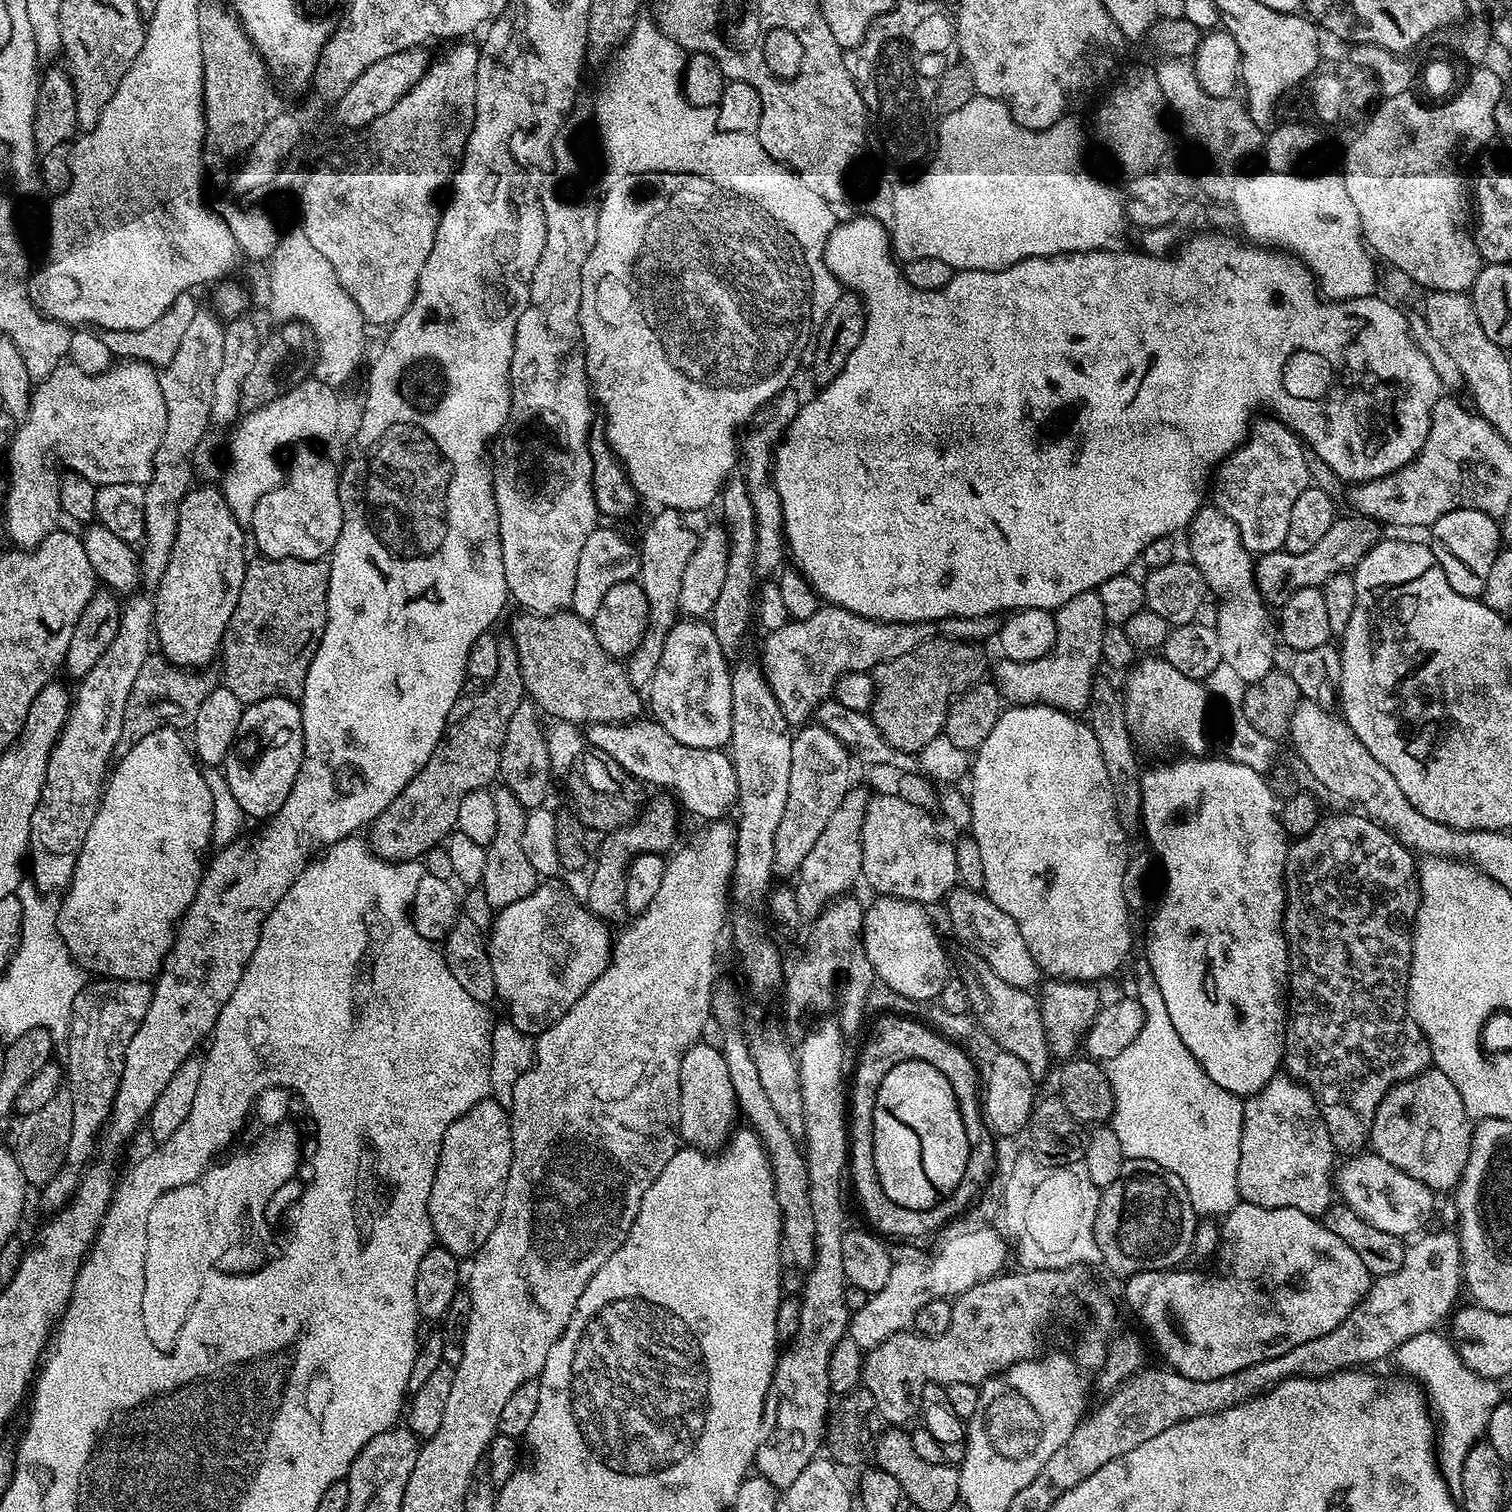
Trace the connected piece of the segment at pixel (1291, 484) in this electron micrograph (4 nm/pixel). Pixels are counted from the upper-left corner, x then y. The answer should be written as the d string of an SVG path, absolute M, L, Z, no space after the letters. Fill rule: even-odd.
M1281 427L1279 431L1277 436L1268 440L1272 448L1264 445L1262 437L1249 435L1215 469L1214 479L1210 484L1211 503L1222 514L1226 514L1230 522L1234 522L1234 526L1238 526L1244 549L1253 554L1279 552L1283 549L1294 502L1310 484L1309 457L1306 455L1305 445L1291 428Z

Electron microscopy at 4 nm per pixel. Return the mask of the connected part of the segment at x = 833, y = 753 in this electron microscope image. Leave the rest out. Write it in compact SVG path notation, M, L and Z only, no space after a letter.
M815 722L801 727L793 735L792 744L790 788L782 820L778 823L777 833L774 834L772 864L773 873L777 877L789 878L799 873L806 854L810 854L814 842L818 842L818 834L822 834L822 829L826 827L826 822L830 822L834 810L838 810L842 798L846 798L853 783L852 764L854 765L848 747L834 734L830 734L830 730Z

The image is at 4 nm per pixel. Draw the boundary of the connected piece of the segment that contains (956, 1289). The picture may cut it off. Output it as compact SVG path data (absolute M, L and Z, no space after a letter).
M972 1226L969 1232L956 1232L946 1237L929 1256L893 1263L883 1288L869 1295L862 1310L851 1313L846 1336L863 1350L878 1346L886 1342L886 1338L911 1329L918 1310L922 1310L926 1302L961 1296L970 1286L997 1275L1005 1267L1008 1248L1003 1238L988 1227L992 1226Z

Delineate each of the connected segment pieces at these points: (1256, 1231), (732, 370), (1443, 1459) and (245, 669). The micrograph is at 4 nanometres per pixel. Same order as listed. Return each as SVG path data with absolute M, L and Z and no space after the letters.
M1239 1203L1228 1211L1228 1215L1223 1217L1219 1225L1220 1246L1218 1255L1215 1257L1216 1269L1213 1272L1180 1272L1184 1270L1165 1270L1163 1272L1139 1272L1127 1277L1124 1284L1124 1300L1132 1307L1132 1312L1144 1323L1146 1331L1152 1335L1152 1340L1156 1343L1156 1348L1160 1351L1160 1356L1165 1365L1171 1371L1182 1374L1186 1378L1195 1380L1209 1380L1210 1378L1222 1378L1234 1374L1238 1370L1246 1370L1255 1364L1266 1362L1270 1358L1278 1358L1286 1354L1286 1350L1294 1350L1294 1346L1302 1346L1302 1342L1310 1342L1322 1334L1330 1334L1334 1326L1338 1326L1364 1300L1364 1295L1368 1292L1368 1287L1373 1282L1373 1275L1362 1266L1362 1258L1338 1238L1338 1234L1330 1231L1317 1217L1307 1216L1302 1210L1293 1208L1267 1208L1257 1204Z
M643 172L642 174L630 174L629 176L618 176L611 181L613 184L604 192L604 201L599 201L598 207L598 238L594 242L594 250L586 258L586 266L582 266L582 302L580 303L580 329L584 339L584 365L588 371L588 382L594 393L595 399L604 407L604 416L608 419L608 429L606 435L608 444L612 447L612 453L620 460L624 466L624 471L628 473L628 480L632 484L633 490L641 501L649 500L656 504L657 509L674 508L677 512L691 514L700 512L703 508L708 508L717 503L718 497L726 483L733 475L732 467L738 464L738 434L736 431L740 427L747 425L757 411L759 411L769 401L775 399L780 392L784 391L792 383L792 375L796 372L796 367L800 364L800 355L804 352L804 339L808 336L808 328L813 327L810 318L810 286L812 276L808 273L808 263L804 257L804 252L798 246L798 242L790 235L780 223L771 216L766 209L760 208L753 200L748 200L745 196L738 196L735 192L729 192L710 178L700 174L686 174L685 172Z
M1439 1331L1423 1332L1410 1338L1402 1347L1396 1349L1394 1360L1400 1363L1401 1373L1422 1385L1422 1391L1438 1421L1438 1443L1436 1455L1440 1472L1453 1494L1462 1490L1460 1467L1470 1454L1470 1450L1485 1439L1488 1419L1494 1406L1502 1403L1500 1384L1484 1376L1474 1374L1456 1352L1456 1345L1447 1335L1439 1336Z
M256 558L244 570L242 594L238 606L230 614L230 622L224 631L222 657L224 656L223 683L247 706L275 696L300 698L304 694L306 674L328 621L328 583L330 567L323 559L318 560L269 560Z

